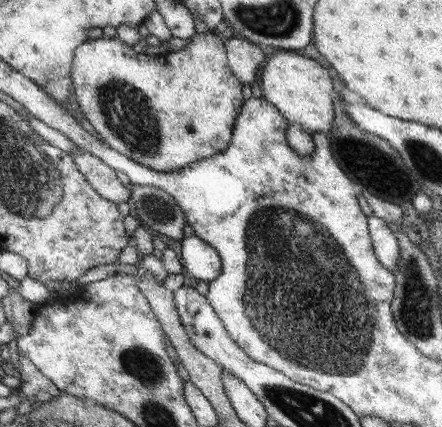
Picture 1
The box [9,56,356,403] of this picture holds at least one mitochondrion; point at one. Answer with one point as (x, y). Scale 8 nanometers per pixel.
(129, 117)

